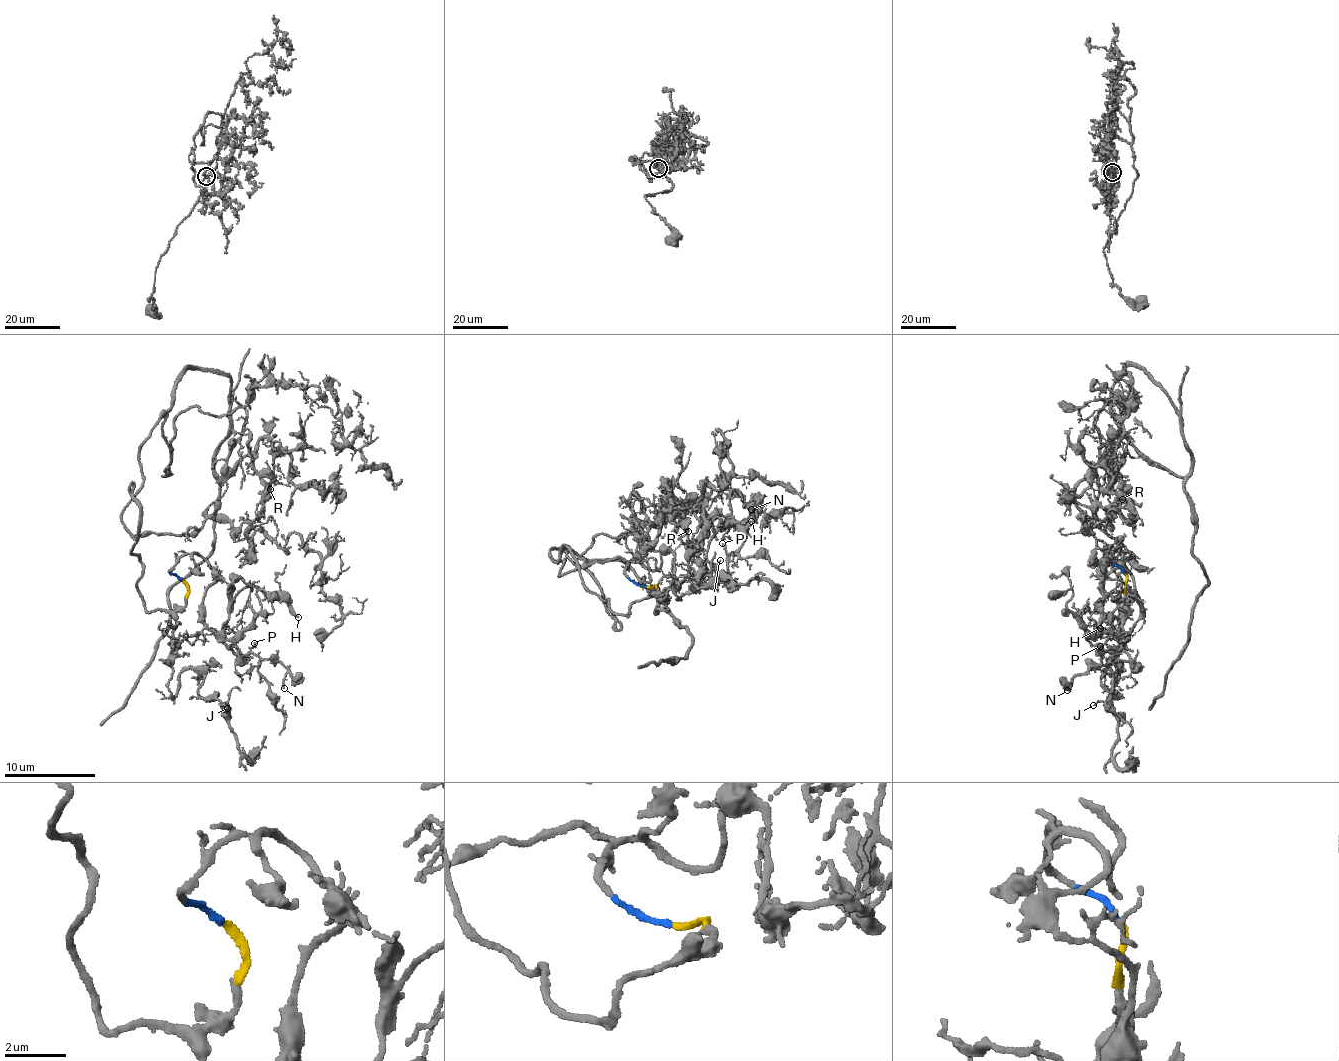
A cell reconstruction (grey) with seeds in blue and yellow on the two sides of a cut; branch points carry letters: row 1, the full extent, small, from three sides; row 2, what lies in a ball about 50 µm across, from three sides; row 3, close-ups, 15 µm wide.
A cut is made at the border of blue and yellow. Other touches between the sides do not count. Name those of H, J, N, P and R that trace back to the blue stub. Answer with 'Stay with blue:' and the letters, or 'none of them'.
Stay with blue: H, N, P

